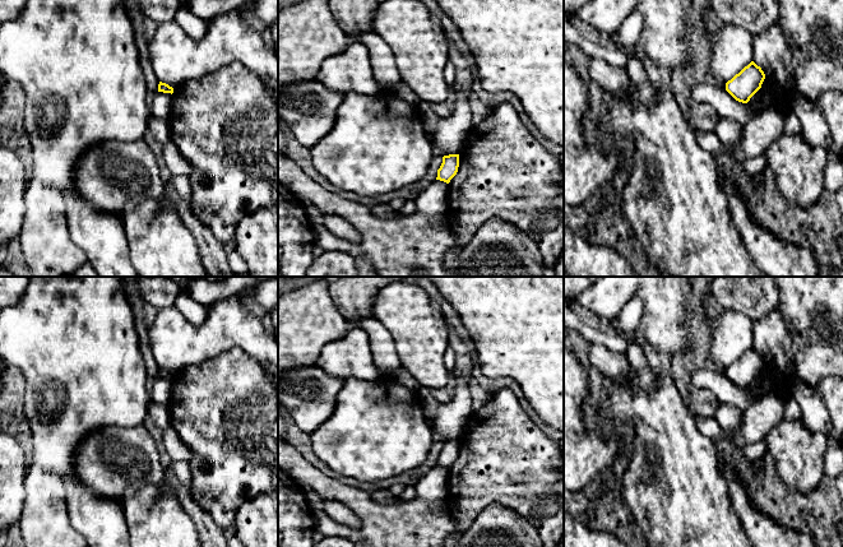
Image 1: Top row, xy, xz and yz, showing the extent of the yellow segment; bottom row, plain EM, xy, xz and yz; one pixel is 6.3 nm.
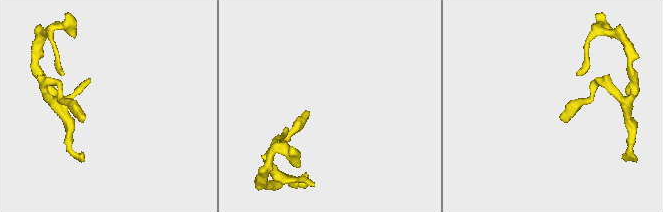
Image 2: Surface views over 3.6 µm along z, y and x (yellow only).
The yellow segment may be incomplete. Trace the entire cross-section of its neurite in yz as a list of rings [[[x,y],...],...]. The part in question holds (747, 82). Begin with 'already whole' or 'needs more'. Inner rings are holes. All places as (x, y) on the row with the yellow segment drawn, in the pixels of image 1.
already whole | [[[751,61],[738,74],[726,83],[726,91],[738,102],[747,103],[761,88],[765,74]]]

